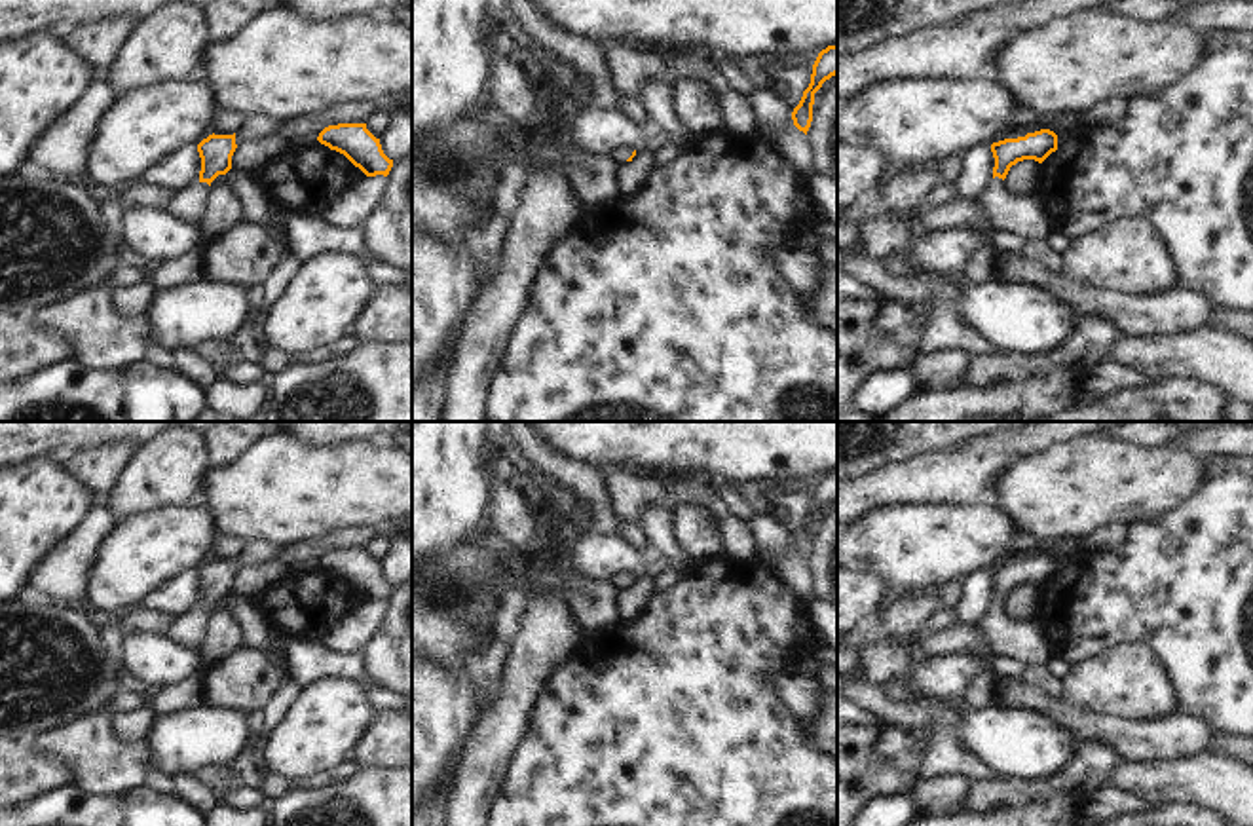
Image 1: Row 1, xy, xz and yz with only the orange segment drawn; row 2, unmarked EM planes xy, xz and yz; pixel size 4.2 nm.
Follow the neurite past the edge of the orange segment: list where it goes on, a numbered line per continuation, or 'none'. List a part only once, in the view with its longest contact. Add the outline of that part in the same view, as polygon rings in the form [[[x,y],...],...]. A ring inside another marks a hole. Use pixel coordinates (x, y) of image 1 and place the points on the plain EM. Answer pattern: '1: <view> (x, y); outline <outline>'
1: xy (187, 631); outline [[[192,608],[186,613],[175,617],[167,629],[167,638],[180,648],[197,649],[199,642],[203,640],[205,623],[209,617],[207,608]]]

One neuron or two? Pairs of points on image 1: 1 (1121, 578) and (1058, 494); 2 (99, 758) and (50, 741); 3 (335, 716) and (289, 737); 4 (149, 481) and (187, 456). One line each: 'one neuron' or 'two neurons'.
1: two neurons
2: one neuron
3: one neuron
4: one neuron

